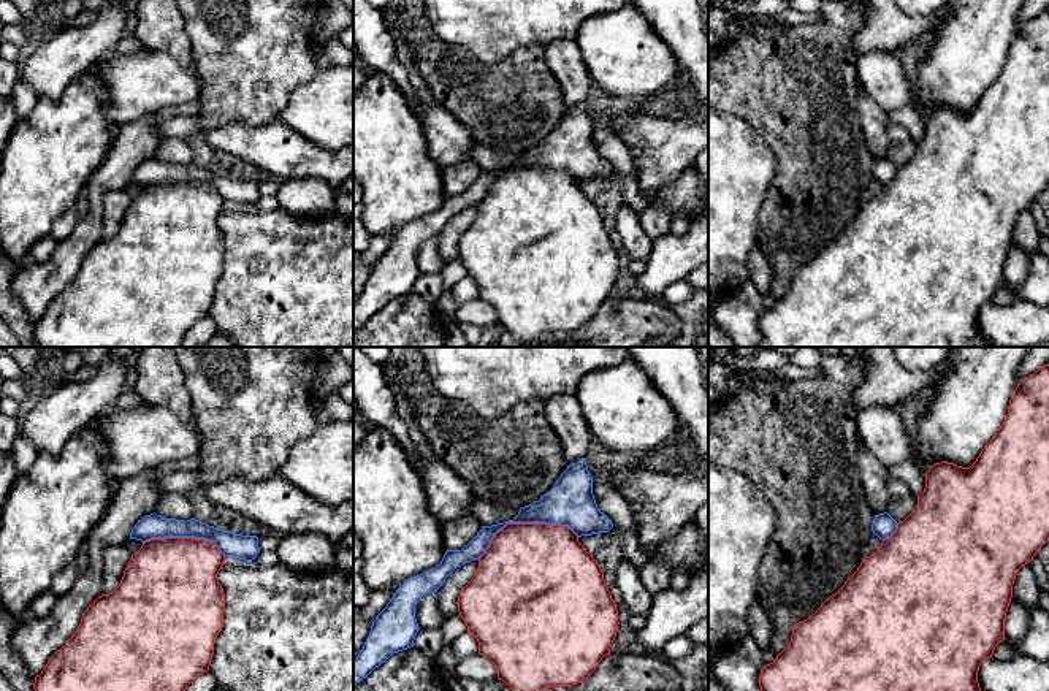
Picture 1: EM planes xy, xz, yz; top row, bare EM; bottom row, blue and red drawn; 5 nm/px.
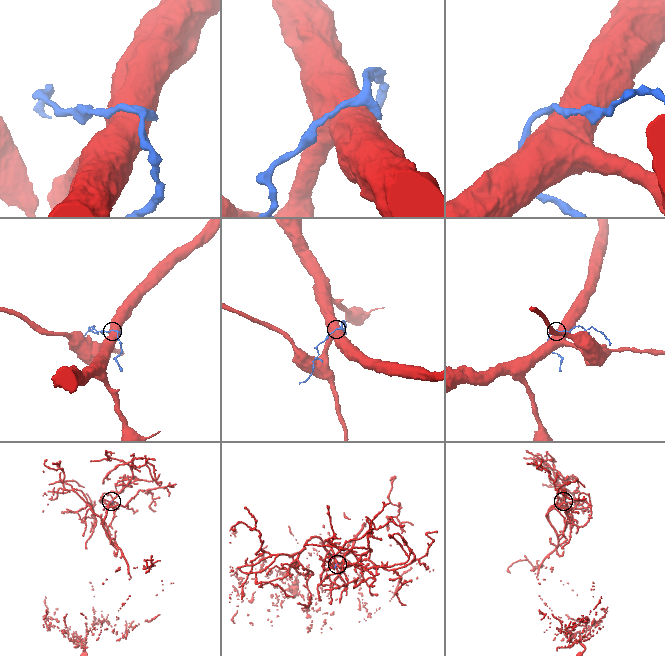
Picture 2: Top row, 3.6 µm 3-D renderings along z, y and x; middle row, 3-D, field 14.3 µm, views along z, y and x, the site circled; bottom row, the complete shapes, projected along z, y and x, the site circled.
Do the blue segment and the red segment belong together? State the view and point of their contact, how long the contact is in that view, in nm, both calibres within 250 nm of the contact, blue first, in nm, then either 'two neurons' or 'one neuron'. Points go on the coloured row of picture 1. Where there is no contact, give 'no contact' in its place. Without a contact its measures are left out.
xz (525, 522) | 550 nm | 240/500 nm | two neurons

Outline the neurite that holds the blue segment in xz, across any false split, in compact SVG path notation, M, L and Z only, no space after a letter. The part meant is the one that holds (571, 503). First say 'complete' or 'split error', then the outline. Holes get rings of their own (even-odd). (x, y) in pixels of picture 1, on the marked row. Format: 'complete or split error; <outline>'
complete; M586 460L567 466L553 488L539 501L520 509L513 520L482 526L461 550L447 550L442 561L415 577L409 577L393 594L387 607L372 621L369 636L353 661L353 685L366 678L393 653L414 647L418 632L417 602L437 591L445 578L466 563L479 559L491 539L507 523L547 523L569 526L578 537L608 533L612 520L597 507L593 494L593 475Z

